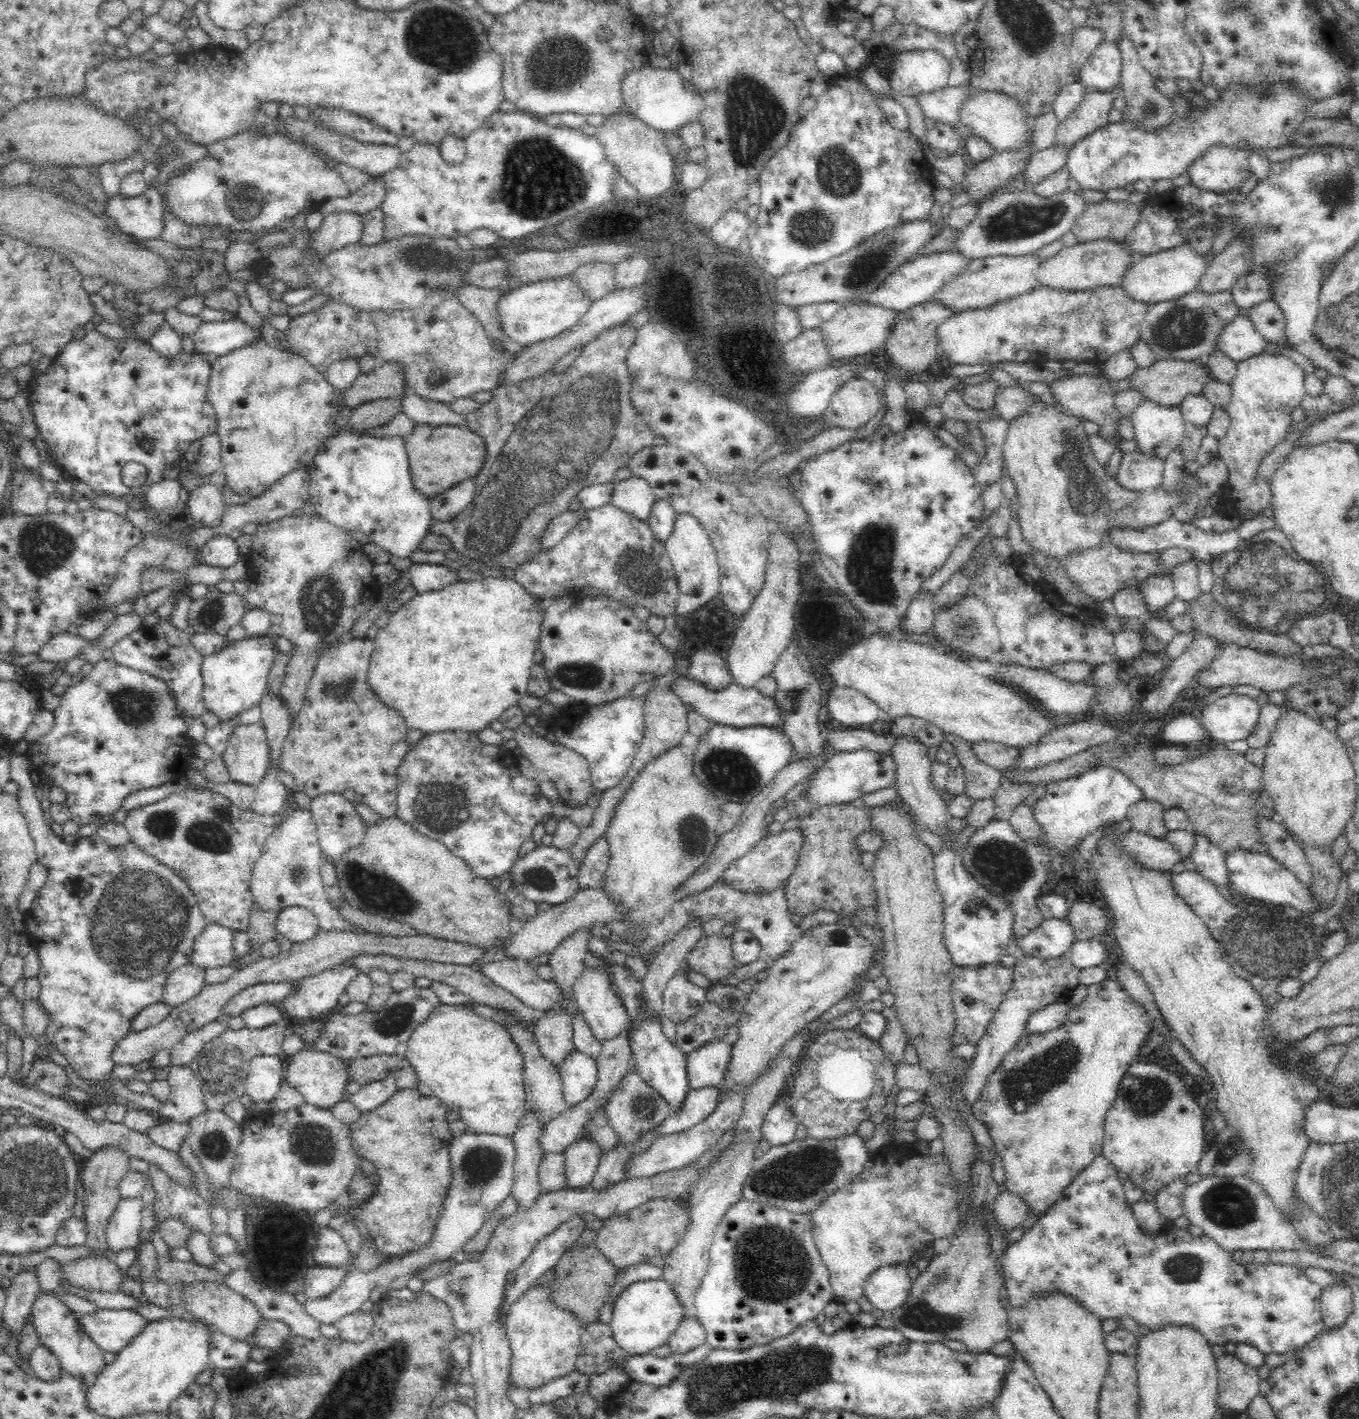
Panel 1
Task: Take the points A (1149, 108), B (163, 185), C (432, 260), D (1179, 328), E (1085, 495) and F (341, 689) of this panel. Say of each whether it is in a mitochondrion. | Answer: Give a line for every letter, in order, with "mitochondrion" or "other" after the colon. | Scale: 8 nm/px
A: mitochondrion
B: other
C: mitochondrion
D: mitochondrion
E: mitochondrion
F: mitochondrion

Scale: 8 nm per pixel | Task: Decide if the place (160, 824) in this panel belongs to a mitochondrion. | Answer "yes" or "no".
yes

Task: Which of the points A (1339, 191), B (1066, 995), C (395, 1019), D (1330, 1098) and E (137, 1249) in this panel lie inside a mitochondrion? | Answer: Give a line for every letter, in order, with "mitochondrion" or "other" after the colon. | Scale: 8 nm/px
A: mitochondrion
B: other
C: mitochondrion
D: other
E: other

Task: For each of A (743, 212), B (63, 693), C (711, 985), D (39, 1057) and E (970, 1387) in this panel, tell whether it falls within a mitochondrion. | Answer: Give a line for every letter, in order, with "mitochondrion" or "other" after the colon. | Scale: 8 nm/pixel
A: other
B: other
C: other
D: other
E: other

